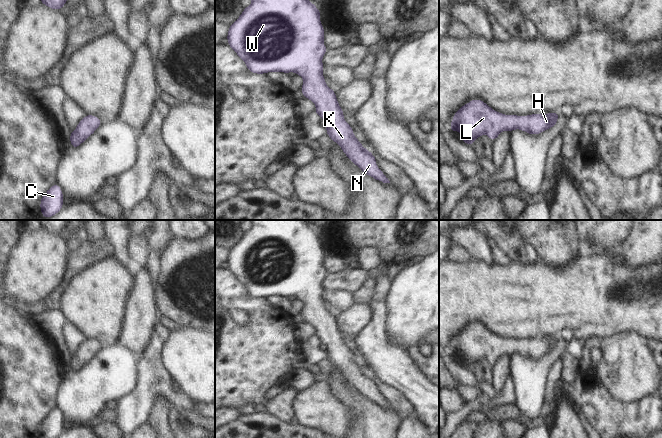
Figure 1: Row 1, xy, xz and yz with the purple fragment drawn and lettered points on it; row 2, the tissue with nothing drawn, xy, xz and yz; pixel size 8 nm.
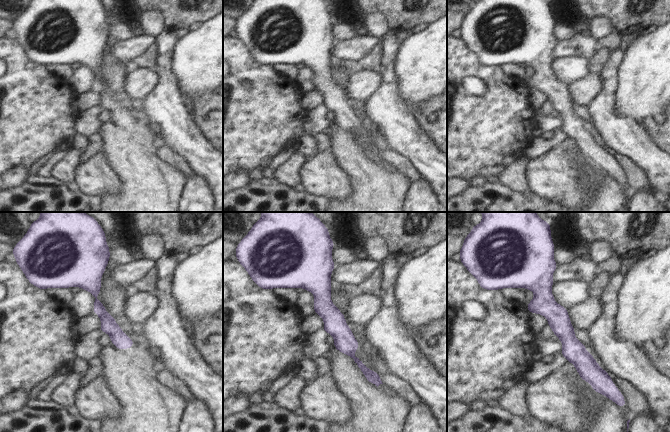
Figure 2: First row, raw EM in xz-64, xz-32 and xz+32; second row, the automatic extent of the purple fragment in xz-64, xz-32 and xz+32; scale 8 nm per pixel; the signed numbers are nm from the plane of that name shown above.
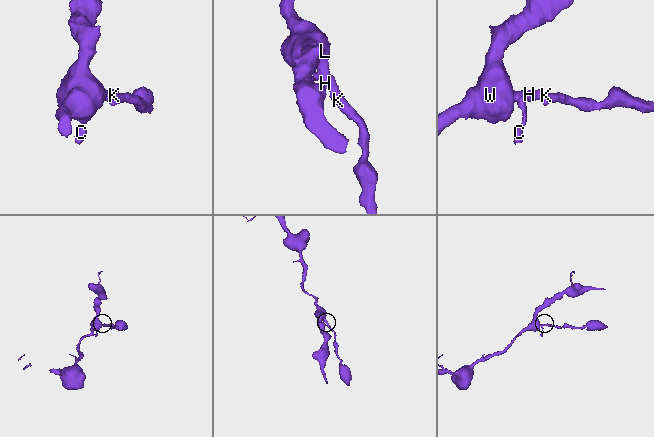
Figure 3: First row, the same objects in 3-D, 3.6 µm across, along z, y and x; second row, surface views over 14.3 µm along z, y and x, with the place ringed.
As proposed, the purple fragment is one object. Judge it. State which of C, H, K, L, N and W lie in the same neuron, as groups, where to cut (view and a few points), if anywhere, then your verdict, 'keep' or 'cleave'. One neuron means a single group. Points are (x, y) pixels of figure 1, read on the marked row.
C H K L N W | no cut | keep

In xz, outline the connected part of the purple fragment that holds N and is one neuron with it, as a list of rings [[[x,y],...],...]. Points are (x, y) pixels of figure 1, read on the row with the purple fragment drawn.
[[[252,0],[228,29],[228,46],[245,62],[254,74],[268,72],[294,72],[304,81],[301,86],[303,98],[311,100],[320,119],[326,122],[326,134],[336,142],[347,158],[362,172],[377,181],[390,183],[378,168],[376,157],[364,148],[354,136],[353,127],[344,119],[344,112],[336,98],[336,92],[326,85],[322,58],[328,49],[324,45],[325,29],[320,21],[320,10],[309,0]]]

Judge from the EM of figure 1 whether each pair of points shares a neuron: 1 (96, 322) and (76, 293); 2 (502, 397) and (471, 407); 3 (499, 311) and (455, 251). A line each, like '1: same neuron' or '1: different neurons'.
1: same neuron
2: same neuron
3: different neurons

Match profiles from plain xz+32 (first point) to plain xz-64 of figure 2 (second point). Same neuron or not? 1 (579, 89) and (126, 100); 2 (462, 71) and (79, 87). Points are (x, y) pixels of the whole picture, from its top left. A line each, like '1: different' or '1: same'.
1: different
2: different

